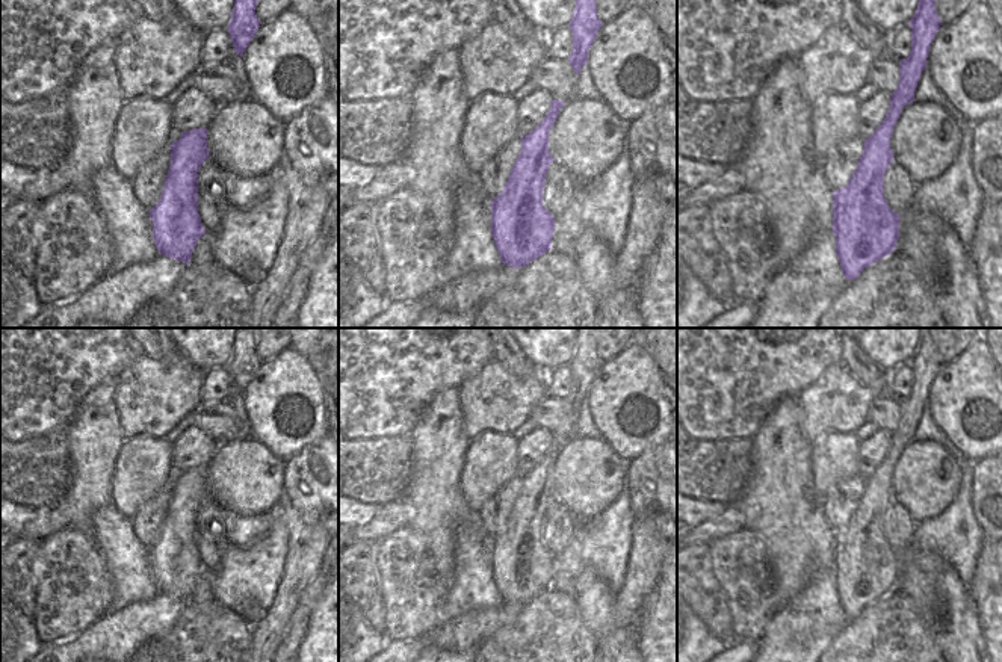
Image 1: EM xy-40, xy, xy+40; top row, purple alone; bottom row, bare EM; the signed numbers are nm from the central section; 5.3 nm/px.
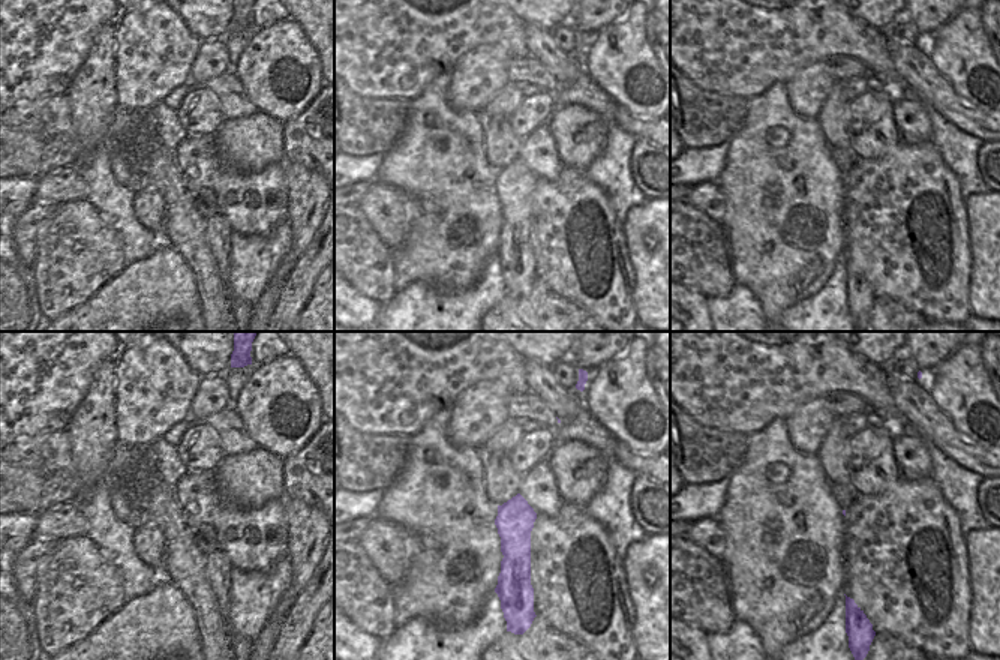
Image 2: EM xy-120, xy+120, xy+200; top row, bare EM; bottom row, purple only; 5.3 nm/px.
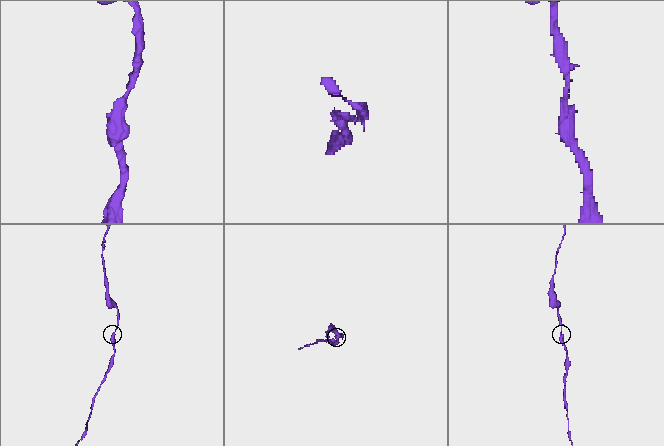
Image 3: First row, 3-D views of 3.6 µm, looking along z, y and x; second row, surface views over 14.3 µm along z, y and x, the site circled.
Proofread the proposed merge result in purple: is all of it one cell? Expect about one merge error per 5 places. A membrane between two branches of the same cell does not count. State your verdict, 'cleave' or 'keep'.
keep

